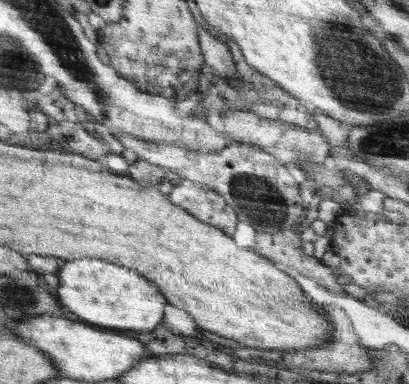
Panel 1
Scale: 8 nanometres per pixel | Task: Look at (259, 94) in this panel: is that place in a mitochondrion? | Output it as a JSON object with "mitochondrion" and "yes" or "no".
{"mitochondrion":"yes"}

